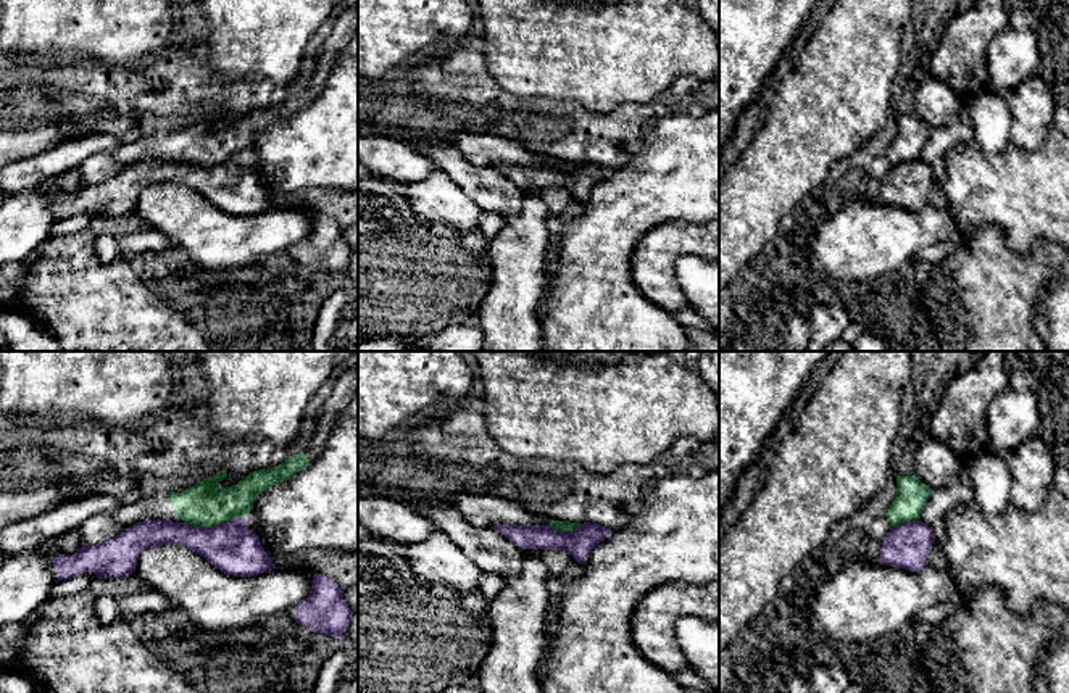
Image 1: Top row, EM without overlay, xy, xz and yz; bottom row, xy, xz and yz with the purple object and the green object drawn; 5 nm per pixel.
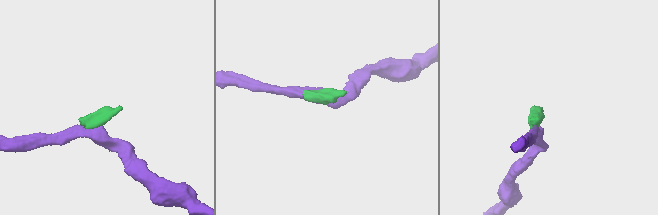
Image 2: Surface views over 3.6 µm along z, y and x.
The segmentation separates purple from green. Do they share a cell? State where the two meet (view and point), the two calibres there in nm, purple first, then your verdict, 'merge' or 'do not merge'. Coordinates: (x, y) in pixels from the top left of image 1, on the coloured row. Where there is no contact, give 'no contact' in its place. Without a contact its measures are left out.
xy (215, 526) | 260/220 nm | do not merge

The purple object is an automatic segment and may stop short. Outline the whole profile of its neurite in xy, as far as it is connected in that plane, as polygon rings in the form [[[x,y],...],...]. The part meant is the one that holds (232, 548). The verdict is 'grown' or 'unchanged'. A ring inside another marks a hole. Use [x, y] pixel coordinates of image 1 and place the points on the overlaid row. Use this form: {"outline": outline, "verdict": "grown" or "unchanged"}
{"outline": [[[245,517],[214,527],[147,519],[100,545],[84,545],[71,556],[58,554],[52,562],[60,580],[84,572],[95,572],[98,579],[116,579],[135,572],[139,554],[160,545],[187,546],[234,577],[253,577],[277,569],[260,537],[247,527]]], "verdict": "unchanged"}

